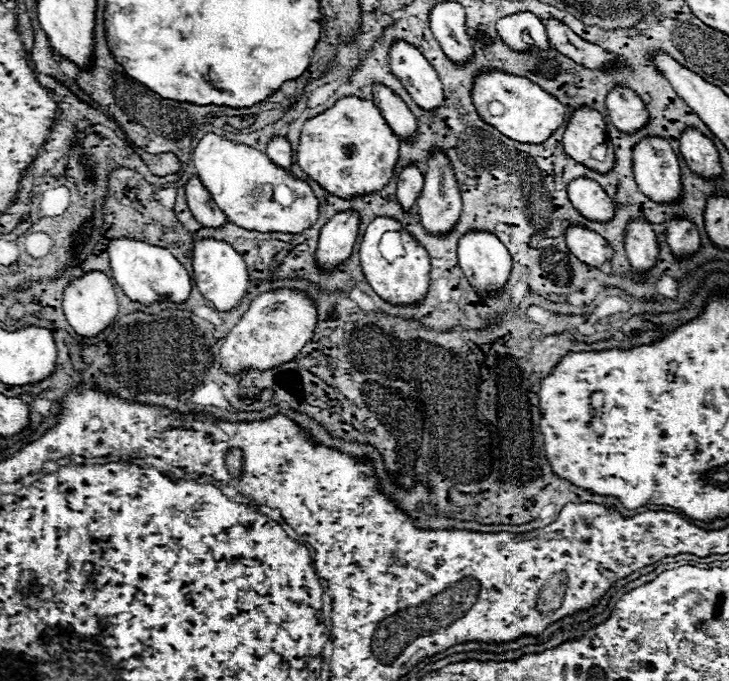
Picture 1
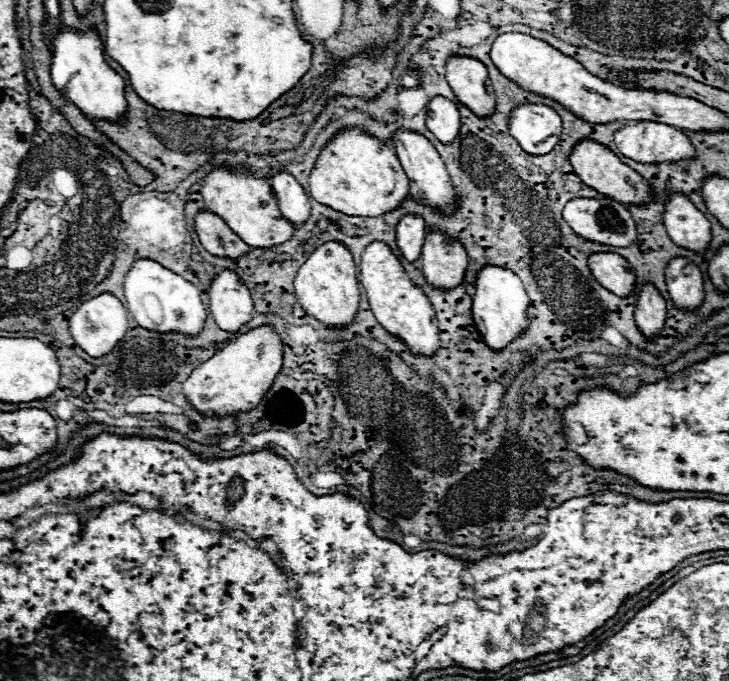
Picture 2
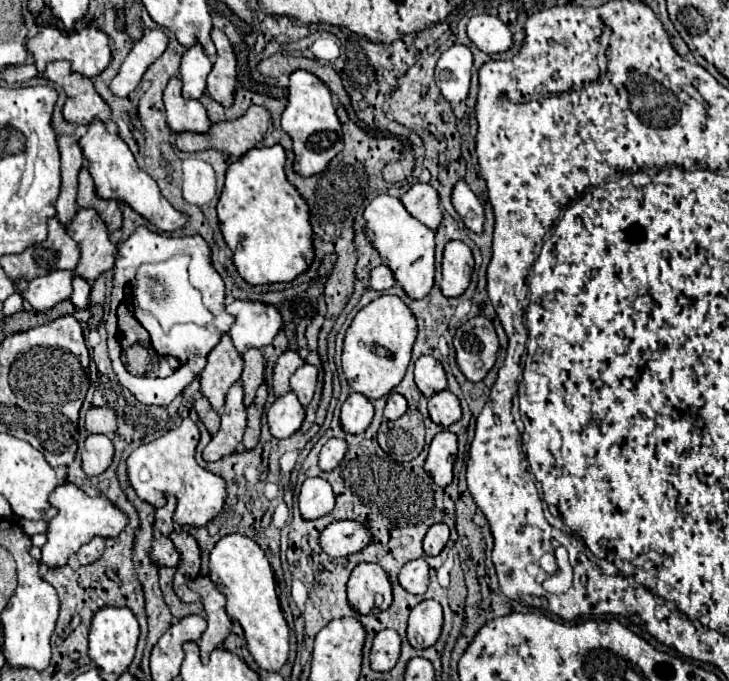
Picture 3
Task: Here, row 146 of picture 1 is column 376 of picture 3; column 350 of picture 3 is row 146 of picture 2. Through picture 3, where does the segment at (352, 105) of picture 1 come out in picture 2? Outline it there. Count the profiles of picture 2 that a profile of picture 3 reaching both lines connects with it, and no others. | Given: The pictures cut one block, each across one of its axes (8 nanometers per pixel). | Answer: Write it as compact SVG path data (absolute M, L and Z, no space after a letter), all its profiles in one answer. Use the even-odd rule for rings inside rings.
M362 128L340 130L318 154L308 176L308 194L348 216L380 216L400 206L408 194L408 176L394 150Z

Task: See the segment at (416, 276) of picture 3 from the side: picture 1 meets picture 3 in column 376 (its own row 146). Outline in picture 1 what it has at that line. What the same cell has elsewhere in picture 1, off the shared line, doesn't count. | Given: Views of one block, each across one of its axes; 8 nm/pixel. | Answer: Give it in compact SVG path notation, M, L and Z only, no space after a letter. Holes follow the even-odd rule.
M206 132L198 146L194 148L194 168L196 174L202 176L202 182L206 184L208 192L214 196L214 202L222 212L228 216L228 220L234 220L234 224L258 232L290 232L298 234L306 228L310 228L318 220L318 198L314 190L304 182L294 178L288 170L276 166L264 152L232 142L224 136L218 136L214 132ZM264 184L286 184L292 192L292 204L282 206L278 202L266 204L264 200L258 200L254 192L260 192Z

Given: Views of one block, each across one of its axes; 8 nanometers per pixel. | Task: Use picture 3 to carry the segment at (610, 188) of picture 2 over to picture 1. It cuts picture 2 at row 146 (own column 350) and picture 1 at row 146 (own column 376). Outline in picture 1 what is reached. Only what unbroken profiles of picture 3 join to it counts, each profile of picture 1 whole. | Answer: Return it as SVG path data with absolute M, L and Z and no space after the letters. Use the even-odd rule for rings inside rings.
M580 106L574 110L574 114L568 120L566 132L564 132L564 144L566 154L574 156L580 164L588 168L596 168L600 172L608 172L614 166L614 150L606 134L602 132L604 120L600 112L596 112L590 106ZM602 144L606 146L606 154L602 160L596 160L592 156L592 150Z

